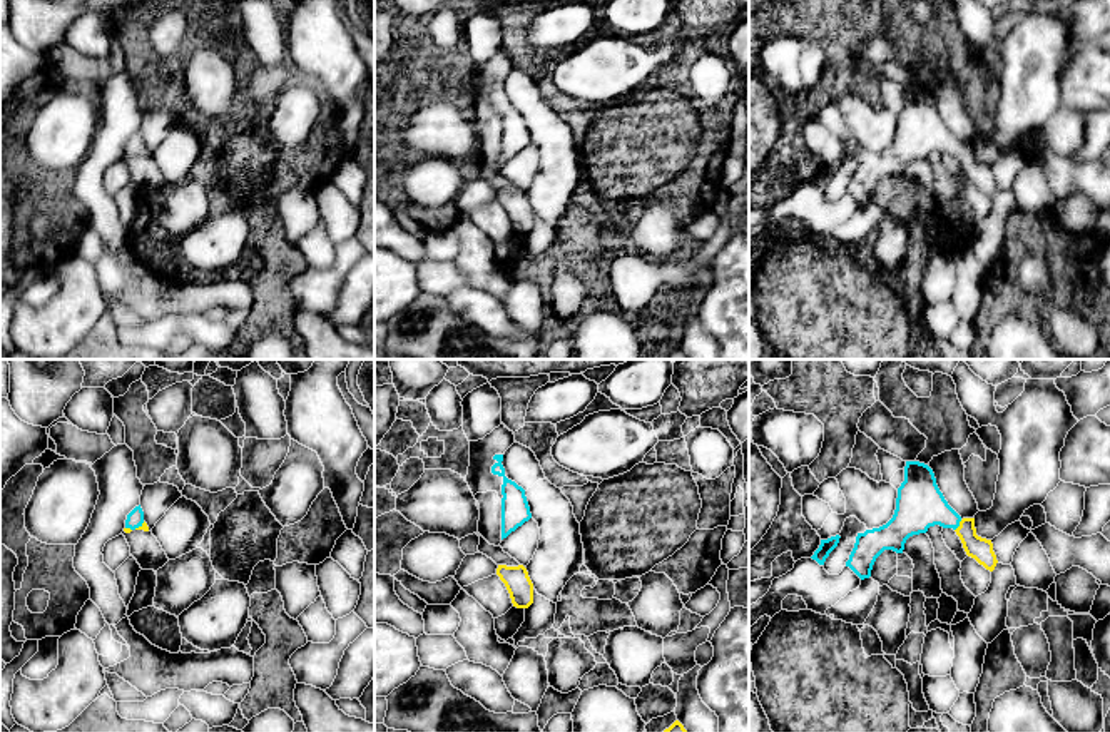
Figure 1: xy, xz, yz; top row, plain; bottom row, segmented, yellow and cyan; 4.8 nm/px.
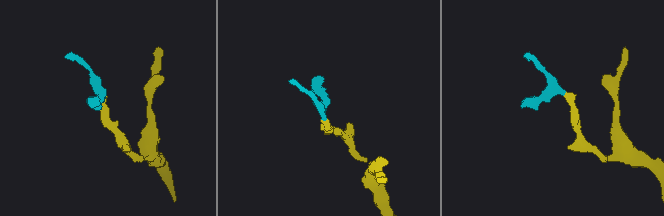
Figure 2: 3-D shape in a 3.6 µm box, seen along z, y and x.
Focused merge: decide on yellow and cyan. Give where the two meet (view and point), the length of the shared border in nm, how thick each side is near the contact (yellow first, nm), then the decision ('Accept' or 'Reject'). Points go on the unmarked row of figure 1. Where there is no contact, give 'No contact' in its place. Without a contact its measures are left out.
Touches yellow at yz (960, 151). Shared border 70 nm. Thickness 110 nm (yellow) against 240 nm. Accept

